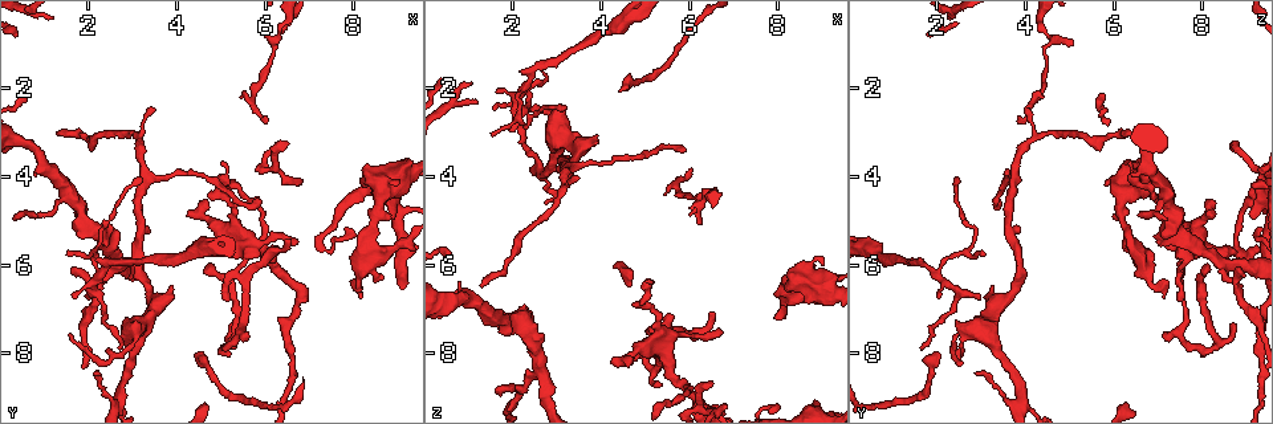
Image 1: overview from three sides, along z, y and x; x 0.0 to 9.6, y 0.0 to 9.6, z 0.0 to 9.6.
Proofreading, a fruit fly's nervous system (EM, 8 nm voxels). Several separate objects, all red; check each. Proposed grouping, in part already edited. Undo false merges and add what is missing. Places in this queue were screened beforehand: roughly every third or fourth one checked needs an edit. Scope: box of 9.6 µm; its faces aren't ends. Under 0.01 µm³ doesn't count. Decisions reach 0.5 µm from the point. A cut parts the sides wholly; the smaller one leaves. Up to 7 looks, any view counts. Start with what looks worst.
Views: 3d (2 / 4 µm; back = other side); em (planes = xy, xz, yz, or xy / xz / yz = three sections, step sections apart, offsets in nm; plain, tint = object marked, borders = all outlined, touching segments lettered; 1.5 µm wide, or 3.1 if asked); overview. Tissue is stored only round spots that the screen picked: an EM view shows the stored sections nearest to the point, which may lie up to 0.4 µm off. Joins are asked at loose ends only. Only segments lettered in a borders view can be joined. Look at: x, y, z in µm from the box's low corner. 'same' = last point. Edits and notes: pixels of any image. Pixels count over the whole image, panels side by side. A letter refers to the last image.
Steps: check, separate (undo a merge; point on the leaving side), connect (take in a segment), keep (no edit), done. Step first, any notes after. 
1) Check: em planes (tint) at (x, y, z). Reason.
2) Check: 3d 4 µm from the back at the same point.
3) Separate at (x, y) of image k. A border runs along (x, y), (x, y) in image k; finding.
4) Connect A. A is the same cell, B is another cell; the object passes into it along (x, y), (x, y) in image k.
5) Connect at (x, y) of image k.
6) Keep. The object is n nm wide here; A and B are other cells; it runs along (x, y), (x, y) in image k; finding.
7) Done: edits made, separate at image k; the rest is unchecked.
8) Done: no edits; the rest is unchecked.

Check: em yz step 8 (tint) at (2.20, 8.50, 2.90). Free end.

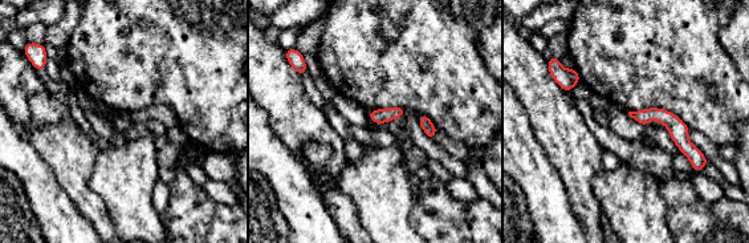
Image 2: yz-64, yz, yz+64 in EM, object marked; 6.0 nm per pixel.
Check: em planes (tint) at the same point. Cut it another way.

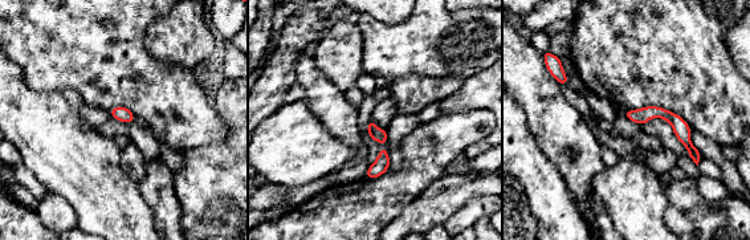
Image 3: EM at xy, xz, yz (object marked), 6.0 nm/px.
Check: em planes (borders) at the same point.

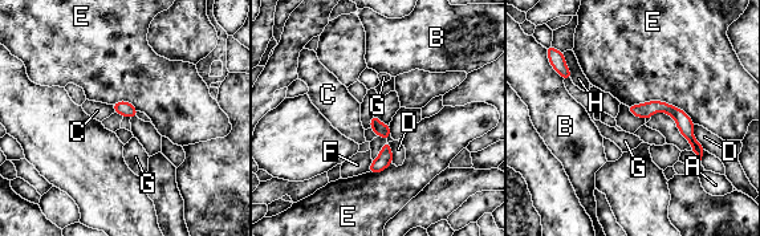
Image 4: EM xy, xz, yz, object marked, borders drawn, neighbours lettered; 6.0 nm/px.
Keep. A, B, C, D, E, F, G and H are other cells; a border runs along (628, 105), (665, 101), (695, 123) in image 4; no lettered segment goes on from it.

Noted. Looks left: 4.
Check: 3d 4 µm at (6.00, 4.60, 3.35). Thin end.

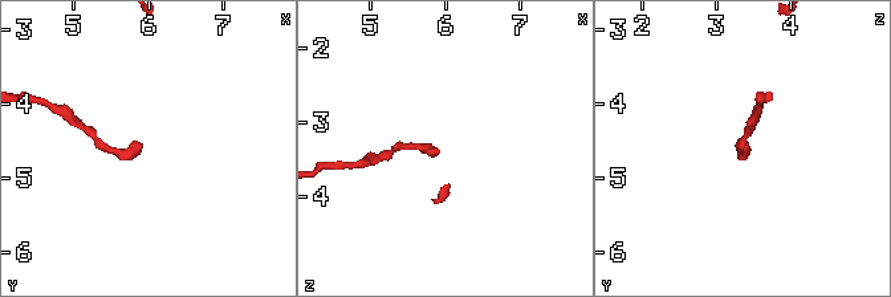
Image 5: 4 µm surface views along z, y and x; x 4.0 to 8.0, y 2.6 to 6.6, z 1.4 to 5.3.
Check: em xy step 4 (tint) at (5.95, 4.60, 3.40).

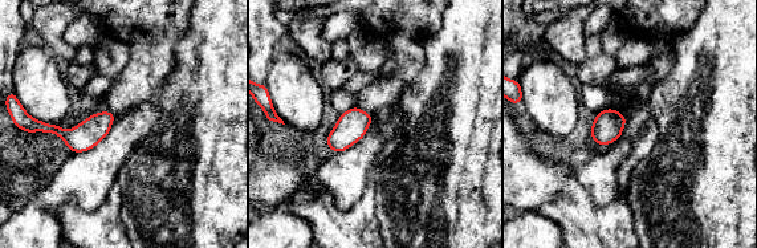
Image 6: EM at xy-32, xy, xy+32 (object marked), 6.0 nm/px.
Check: em planes (borders) at the same point. Cut it another way.

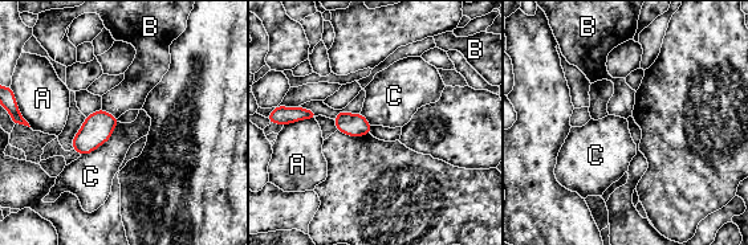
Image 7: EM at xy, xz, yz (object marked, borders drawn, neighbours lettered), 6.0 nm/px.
Keep. A, B and C are other cells; none of them fits.

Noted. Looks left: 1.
Check: em planes (borders) at (4.45, 8.05, 2.15). Branch stops here.

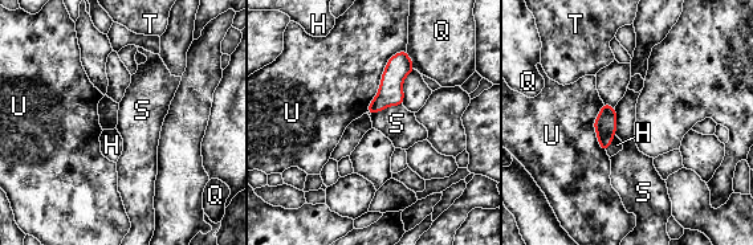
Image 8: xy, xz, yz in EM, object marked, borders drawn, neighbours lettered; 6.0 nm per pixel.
Keep. H, Q, S, T and U are other cells; it runs along (403, 54), (391, 90), (371, 110) in image 8; no lettered segment goes on from it.

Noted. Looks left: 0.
Done: no edits; the rest is unchecked.

